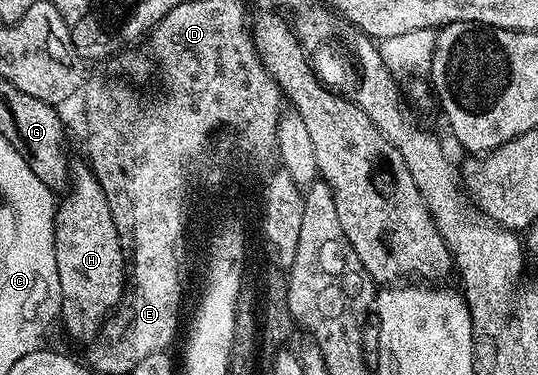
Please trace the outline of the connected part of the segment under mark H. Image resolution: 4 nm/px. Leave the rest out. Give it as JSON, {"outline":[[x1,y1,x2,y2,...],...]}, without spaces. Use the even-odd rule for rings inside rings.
{"outline":[[88,164,72,166,69,183,57,207,55,263,59,267,60,324,73,341,88,343,122,304,127,292,127,254,99,179]]}

